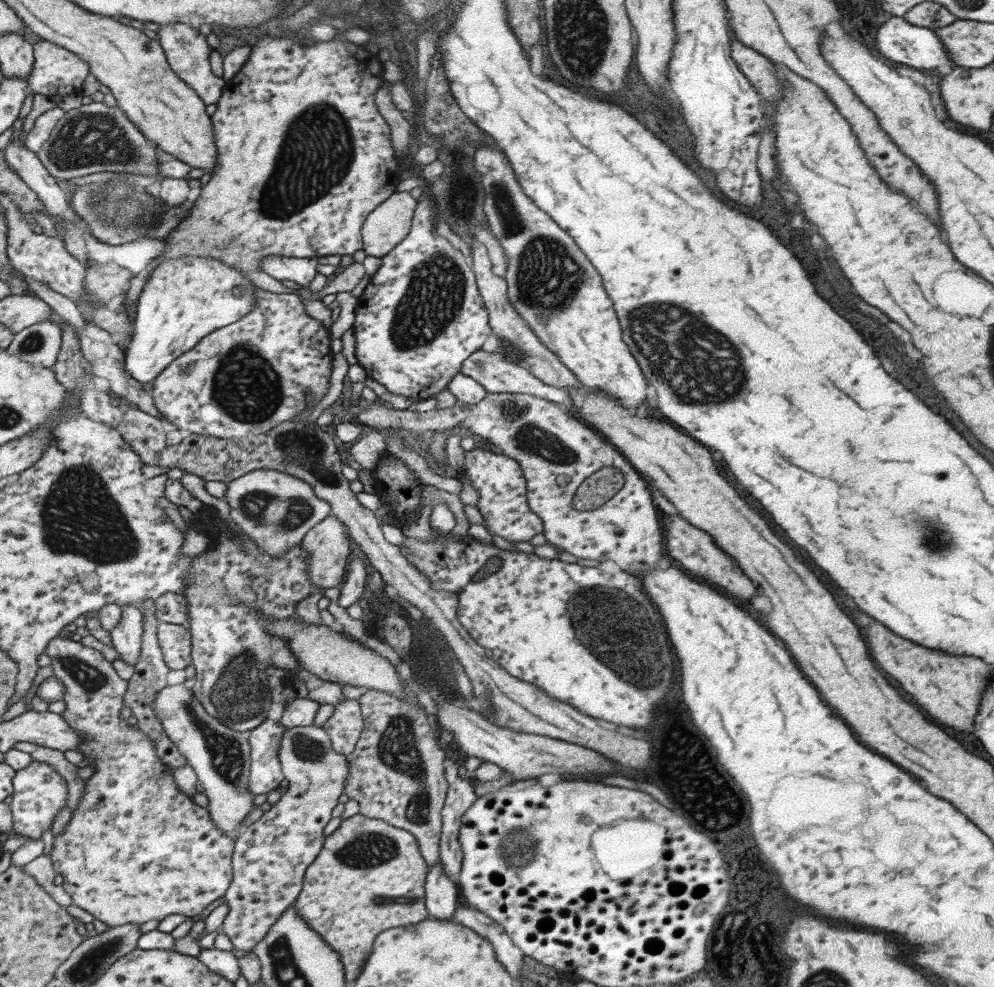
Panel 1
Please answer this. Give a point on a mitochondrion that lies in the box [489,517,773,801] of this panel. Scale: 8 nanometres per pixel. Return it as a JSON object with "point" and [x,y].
{"point":[613,625]}

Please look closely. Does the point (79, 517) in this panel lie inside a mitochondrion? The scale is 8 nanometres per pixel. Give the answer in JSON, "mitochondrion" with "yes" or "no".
{"mitochondrion":"yes"}

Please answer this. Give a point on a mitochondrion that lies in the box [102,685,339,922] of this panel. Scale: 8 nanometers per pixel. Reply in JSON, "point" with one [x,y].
{"point":[226,755]}

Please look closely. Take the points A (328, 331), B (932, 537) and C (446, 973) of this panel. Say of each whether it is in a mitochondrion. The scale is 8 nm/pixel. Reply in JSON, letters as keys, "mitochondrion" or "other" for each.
{"A":"other","B":"mitochondrion","C":"other"}

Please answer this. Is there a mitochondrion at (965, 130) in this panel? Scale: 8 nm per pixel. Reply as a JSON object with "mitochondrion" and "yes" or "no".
{"mitochondrion":"no"}

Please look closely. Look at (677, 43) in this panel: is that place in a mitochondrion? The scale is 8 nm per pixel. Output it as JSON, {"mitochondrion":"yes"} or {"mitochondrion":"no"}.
{"mitochondrion":"no"}

